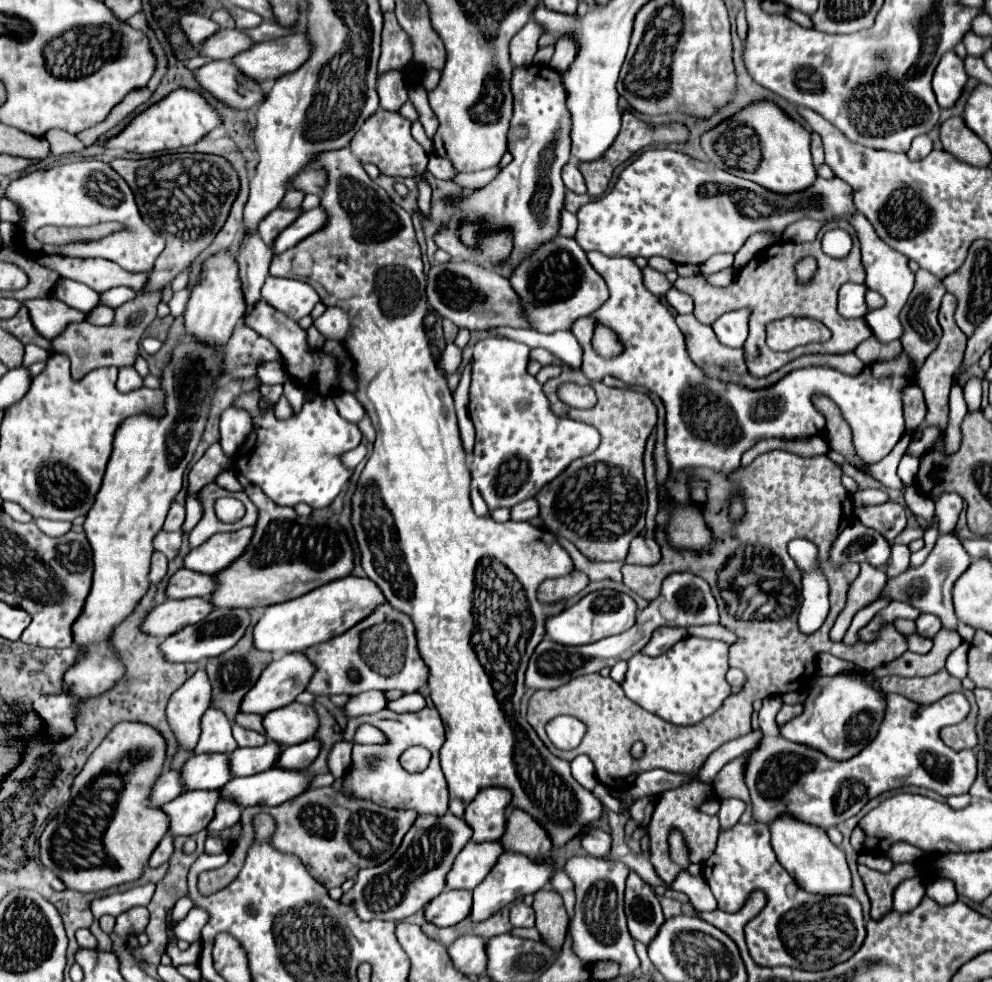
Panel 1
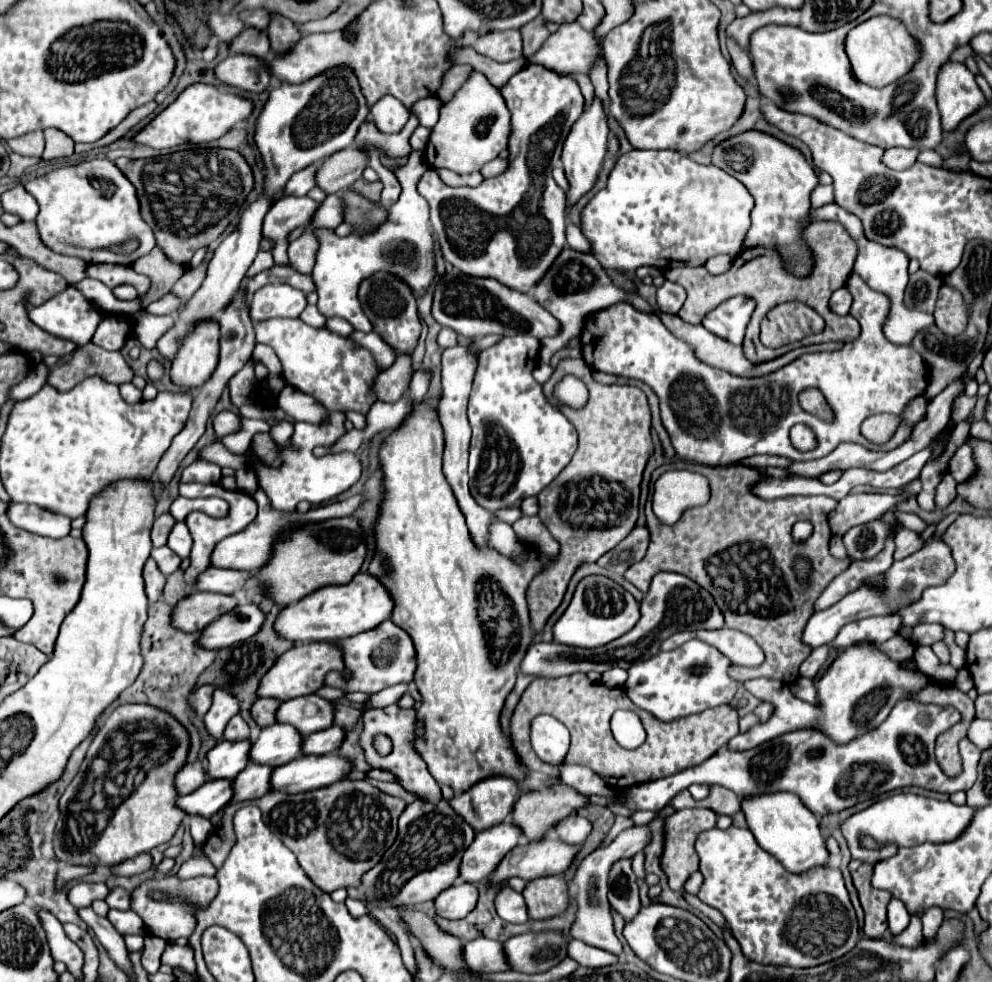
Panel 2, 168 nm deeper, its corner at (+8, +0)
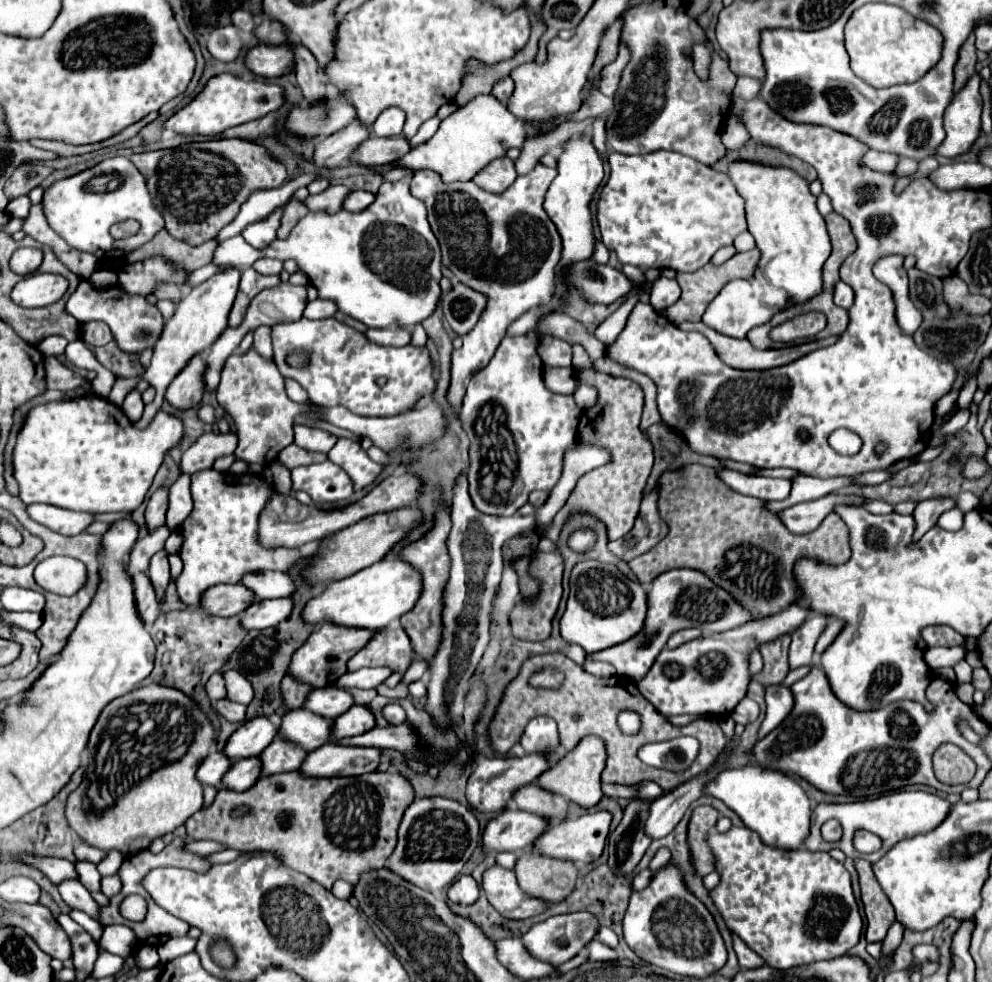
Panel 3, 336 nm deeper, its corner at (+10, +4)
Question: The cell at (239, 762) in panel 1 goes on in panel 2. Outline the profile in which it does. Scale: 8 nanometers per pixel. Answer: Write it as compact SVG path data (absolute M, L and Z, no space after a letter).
M272 724L262 728L260 736L252 740L250 746L250 762L266 764L270 768L288 764L300 754L302 736L296 728L288 724Z

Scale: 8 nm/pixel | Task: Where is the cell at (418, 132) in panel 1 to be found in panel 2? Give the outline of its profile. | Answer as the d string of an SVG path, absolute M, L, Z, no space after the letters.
M418 126L418 128L414 130L414 134L410 136L410 144L412 144L412 148L414 148L414 150L424 148L426 142L428 142L428 136L430 136L430 130L426 130L424 126Z

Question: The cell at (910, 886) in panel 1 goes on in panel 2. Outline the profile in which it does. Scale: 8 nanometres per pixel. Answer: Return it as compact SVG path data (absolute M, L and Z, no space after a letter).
M890 900L888 904L888 930L894 934L900 934L910 922L910 914L906 912L906 906L900 900Z

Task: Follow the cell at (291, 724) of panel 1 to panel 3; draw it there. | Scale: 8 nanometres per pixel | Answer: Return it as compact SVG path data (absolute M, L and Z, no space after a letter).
M338 686L316 688L306 698L306 708L320 716L326 716L326 718L336 718L336 716L344 714L350 706L354 706L352 694Z

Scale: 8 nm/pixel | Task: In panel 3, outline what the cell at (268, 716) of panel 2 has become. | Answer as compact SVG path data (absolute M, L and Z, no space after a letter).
M286 676L282 680L282 696L288 708L302 706L304 696L308 696L308 692L312 692L312 688L308 688L308 684L300 684L300 680L292 680L292 676Z

